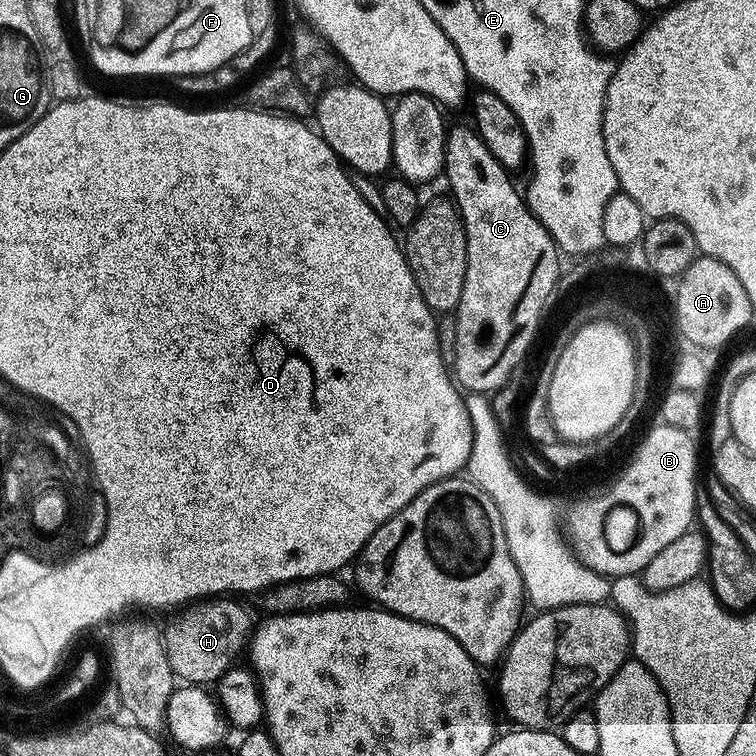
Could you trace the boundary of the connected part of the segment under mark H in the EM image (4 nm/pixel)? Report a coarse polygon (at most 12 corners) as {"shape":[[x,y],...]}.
{"shape":[[213,598],[163,633],[185,685],[213,686],[251,649],[256,612]]}

